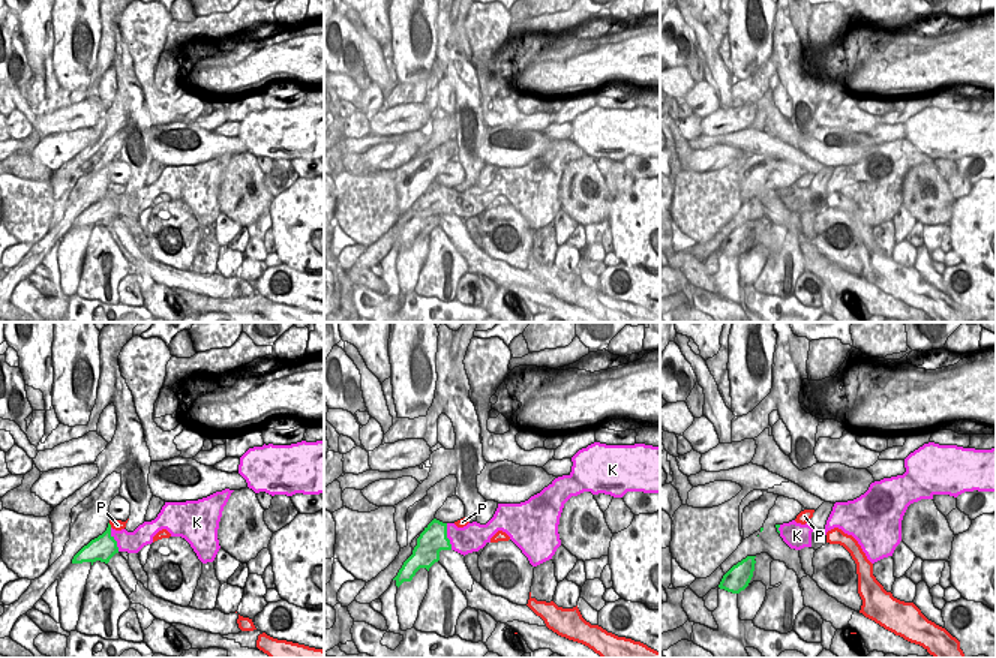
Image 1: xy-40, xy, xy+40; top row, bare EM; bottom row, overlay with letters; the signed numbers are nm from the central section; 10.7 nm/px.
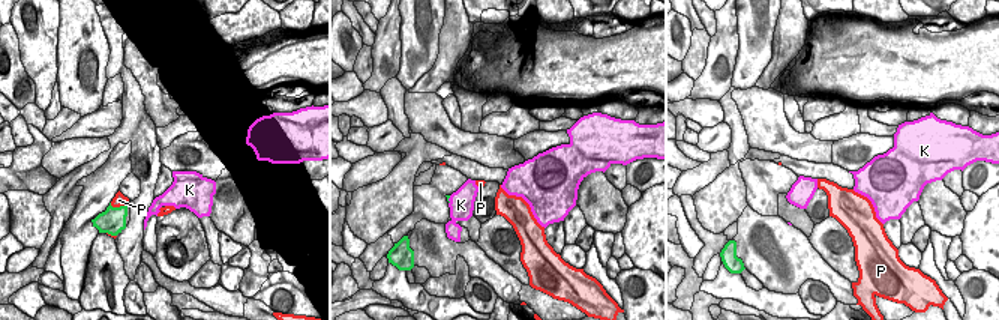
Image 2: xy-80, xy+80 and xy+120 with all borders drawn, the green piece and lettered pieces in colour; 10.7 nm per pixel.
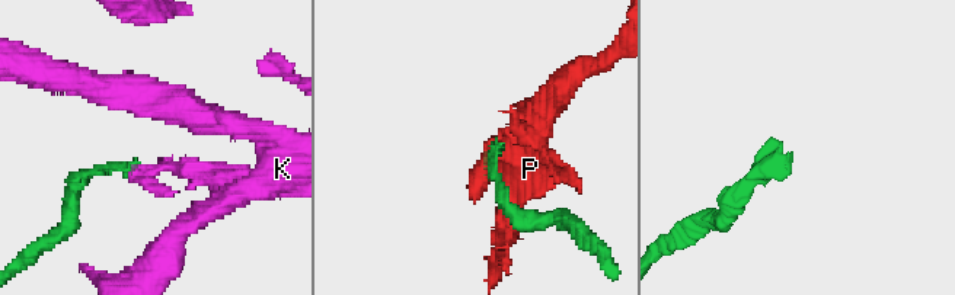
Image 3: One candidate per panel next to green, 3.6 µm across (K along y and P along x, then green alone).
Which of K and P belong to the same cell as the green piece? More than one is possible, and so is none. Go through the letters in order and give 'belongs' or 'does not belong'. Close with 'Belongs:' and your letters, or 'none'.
K: does not belong
P: does not belong
Belongs: none

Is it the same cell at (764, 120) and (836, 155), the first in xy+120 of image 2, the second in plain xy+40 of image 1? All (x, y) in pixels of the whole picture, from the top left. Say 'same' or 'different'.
same

